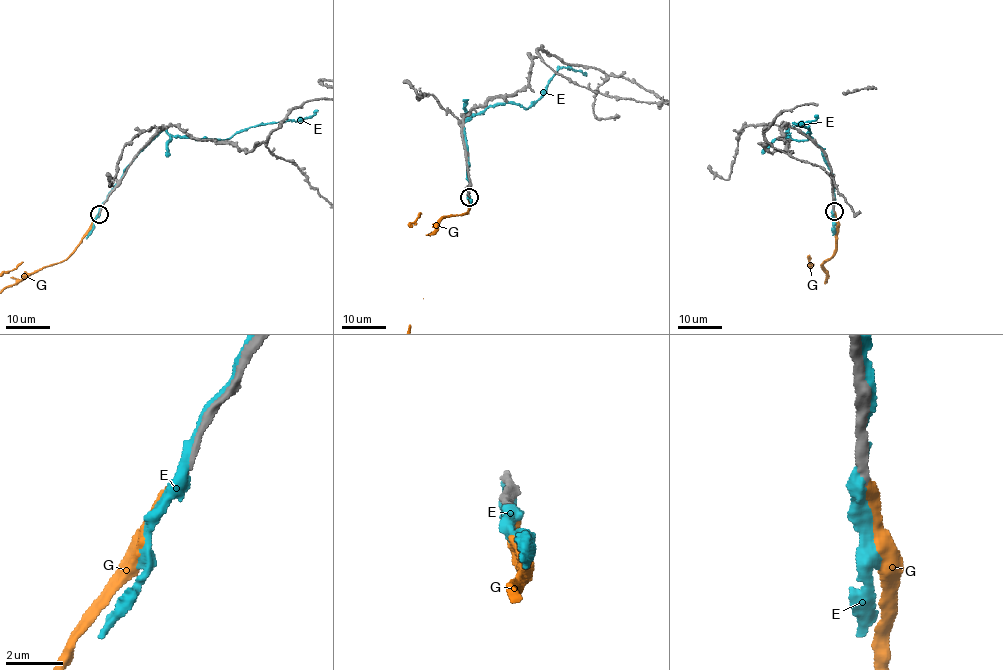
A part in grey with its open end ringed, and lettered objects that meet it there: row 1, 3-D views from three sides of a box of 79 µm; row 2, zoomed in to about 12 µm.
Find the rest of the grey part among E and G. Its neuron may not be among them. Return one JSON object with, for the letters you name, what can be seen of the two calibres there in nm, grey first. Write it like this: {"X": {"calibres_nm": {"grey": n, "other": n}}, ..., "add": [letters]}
{"G": {"calibres_nm": {"grey": 240, "other": 280}}, "add": ["G"]}

